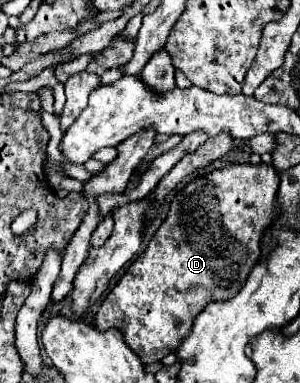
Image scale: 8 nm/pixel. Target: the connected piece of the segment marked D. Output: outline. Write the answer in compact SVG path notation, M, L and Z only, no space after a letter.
M227 165L187 183L171 201L167 219L143 255L105 297L95 327L119 329L143 365L177 351L193 319L209 301L227 301L257 263L263 231L277 217L279 175L271 165Z

